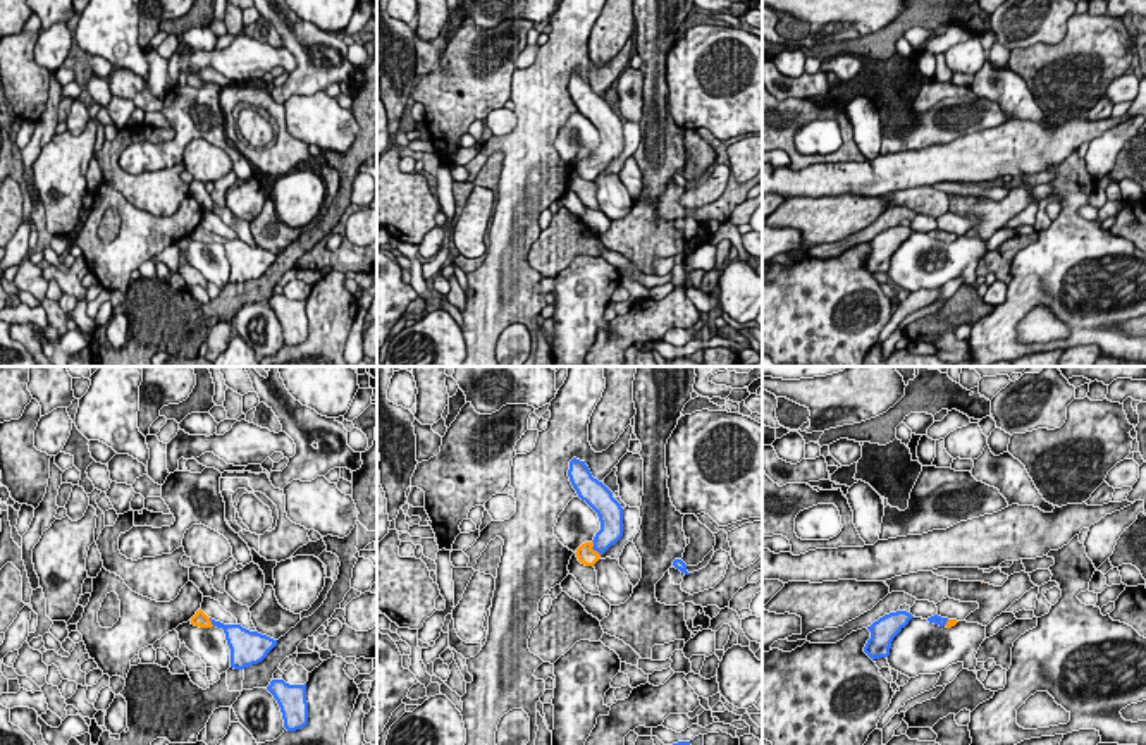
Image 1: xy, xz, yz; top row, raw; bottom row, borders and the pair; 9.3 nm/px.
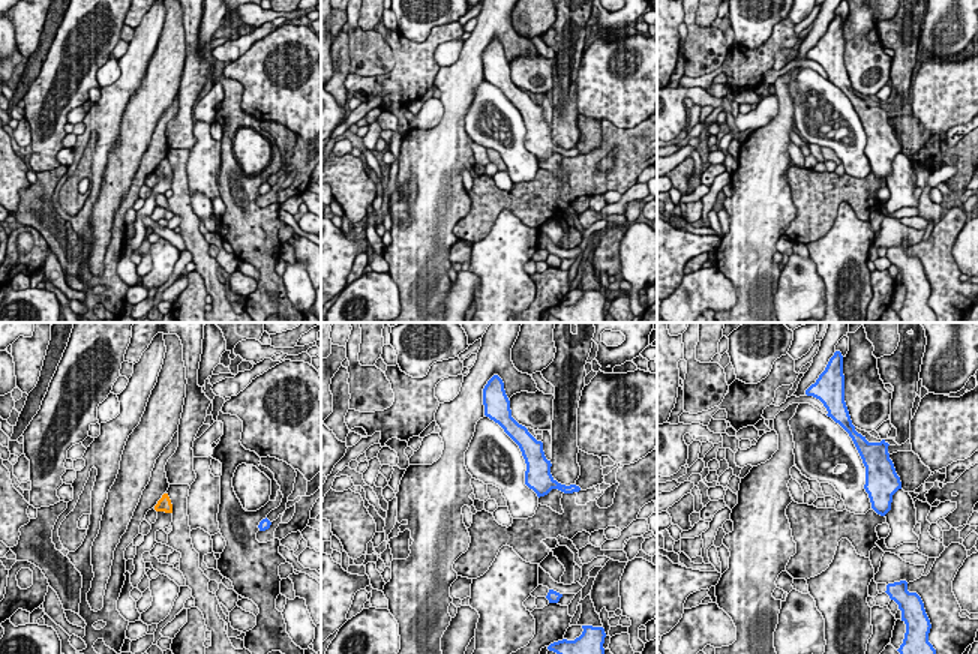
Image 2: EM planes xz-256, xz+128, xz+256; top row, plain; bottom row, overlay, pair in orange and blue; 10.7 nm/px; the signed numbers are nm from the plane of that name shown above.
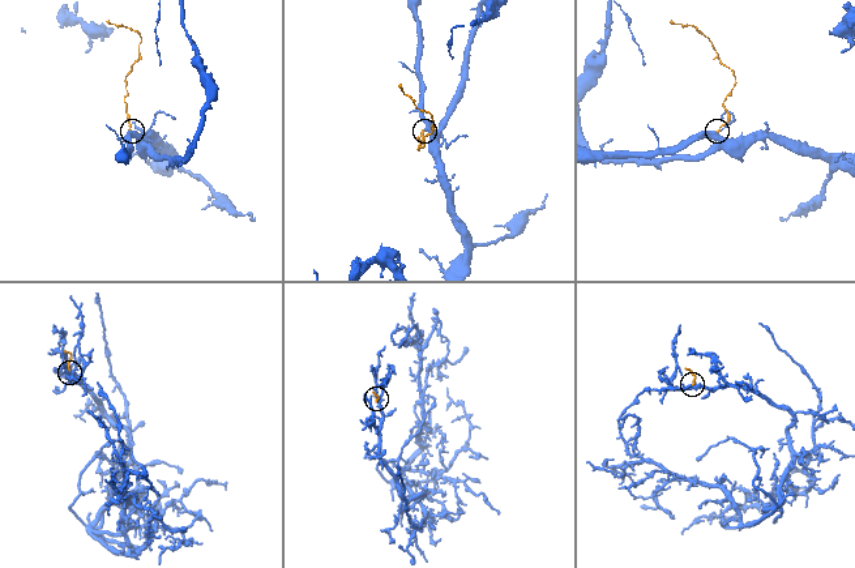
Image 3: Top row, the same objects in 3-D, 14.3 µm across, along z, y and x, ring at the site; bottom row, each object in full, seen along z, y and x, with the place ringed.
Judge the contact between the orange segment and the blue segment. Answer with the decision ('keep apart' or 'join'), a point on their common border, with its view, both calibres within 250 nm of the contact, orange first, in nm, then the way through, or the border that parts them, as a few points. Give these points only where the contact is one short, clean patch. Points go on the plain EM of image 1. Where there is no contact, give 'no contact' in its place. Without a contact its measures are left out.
join; meets orange in xz at (592, 160); 170 nm thick on the orange side, 220 nm on the other; runs through xz (585, 169), (592, 160), (611, 141)

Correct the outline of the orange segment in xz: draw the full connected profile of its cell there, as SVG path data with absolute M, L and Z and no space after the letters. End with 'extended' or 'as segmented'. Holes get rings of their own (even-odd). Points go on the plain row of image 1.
M573 72L568 91L578 112L597 127L601 136L601 145L594 155L582 158L575 167L582 179L594 181L623 151L623 122L613 107L592 91L585 76Z | extended

